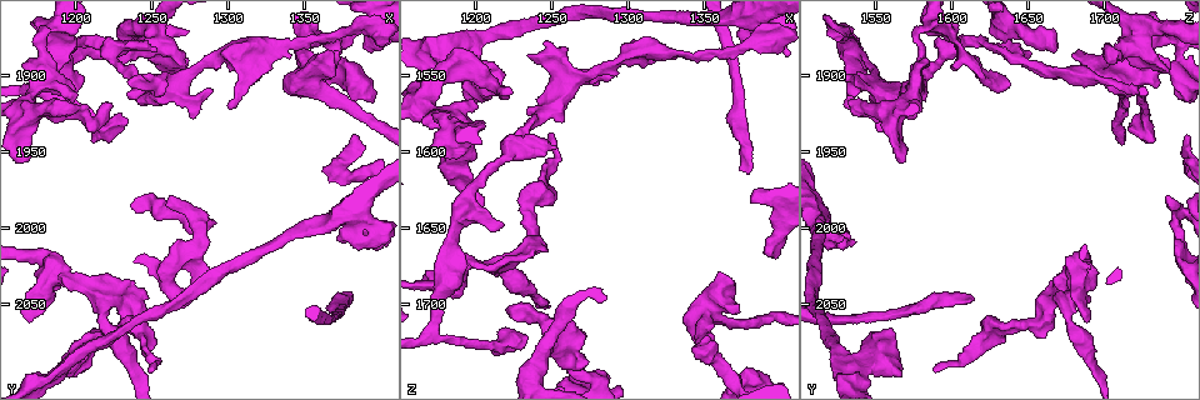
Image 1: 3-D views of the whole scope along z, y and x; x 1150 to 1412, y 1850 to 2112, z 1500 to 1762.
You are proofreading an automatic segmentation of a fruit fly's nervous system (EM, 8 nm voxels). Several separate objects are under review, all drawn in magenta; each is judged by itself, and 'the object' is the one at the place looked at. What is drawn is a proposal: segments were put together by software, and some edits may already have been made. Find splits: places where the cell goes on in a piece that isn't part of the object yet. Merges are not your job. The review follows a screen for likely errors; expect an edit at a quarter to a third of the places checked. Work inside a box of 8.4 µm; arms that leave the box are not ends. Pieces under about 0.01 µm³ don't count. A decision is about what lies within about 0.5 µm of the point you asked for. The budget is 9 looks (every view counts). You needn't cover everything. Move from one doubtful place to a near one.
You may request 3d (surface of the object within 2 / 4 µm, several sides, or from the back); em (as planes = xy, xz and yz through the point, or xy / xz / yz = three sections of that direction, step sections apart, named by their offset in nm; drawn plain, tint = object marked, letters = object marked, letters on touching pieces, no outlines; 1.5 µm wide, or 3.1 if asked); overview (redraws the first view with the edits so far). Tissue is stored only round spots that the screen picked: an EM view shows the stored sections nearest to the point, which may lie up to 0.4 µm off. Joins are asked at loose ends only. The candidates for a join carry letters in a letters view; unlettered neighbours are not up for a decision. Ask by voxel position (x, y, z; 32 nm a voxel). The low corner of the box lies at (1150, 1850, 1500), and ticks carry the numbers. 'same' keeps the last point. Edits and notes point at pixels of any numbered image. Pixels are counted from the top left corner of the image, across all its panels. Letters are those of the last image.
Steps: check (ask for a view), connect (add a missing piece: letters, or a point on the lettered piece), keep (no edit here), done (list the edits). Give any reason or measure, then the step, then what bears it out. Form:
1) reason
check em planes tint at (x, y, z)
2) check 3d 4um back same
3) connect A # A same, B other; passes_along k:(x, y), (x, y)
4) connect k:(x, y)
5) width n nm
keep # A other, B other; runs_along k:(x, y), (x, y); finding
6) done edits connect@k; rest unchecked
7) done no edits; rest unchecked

branch stops here
check em xy step 4 tint at (1256, 1898, 1740)

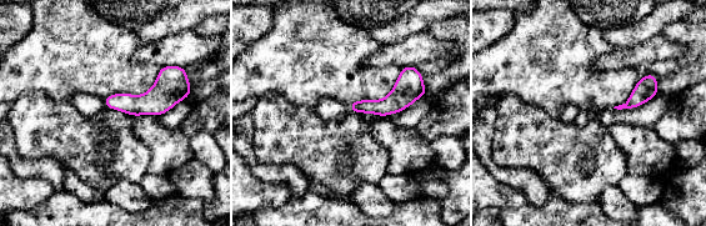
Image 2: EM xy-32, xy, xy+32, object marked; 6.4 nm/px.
another direction
check em planes letters same

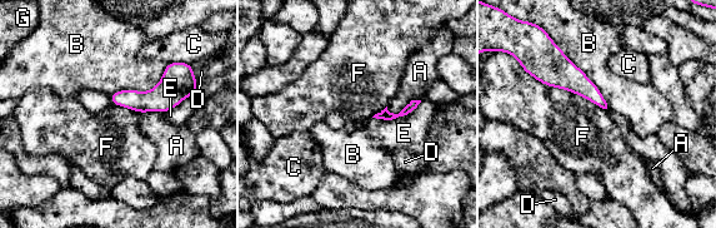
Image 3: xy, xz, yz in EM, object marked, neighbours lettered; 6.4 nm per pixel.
keep # A other, B other, C other, D other, E other, F other, G other; no lettered piece goes on from it

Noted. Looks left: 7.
free end
check 3d 4um at (1214, 1942, 1734)

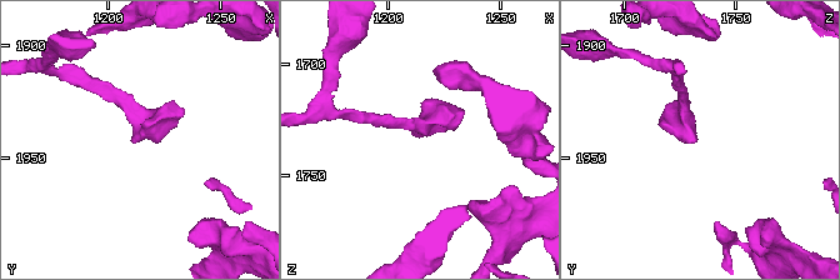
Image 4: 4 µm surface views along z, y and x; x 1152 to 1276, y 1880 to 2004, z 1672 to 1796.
arm_widths 160, 240 nm; shape alone is not enough
check em planes letters at (1213, 1942, 1733)

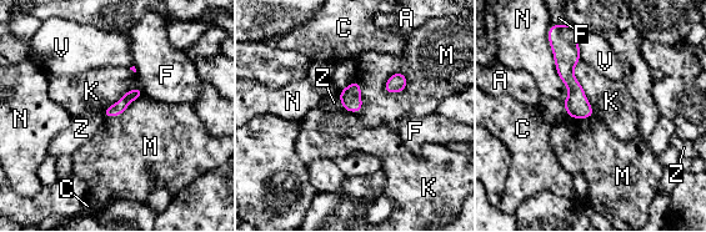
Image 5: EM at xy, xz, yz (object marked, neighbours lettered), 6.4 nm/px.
longest_contact N 420 nm
keep # A other, C other, F other, K other, M other, N other, V other, Z other; border 5:(580, 59), (572, 74), (594, 115); none of them fits

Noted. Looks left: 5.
an open end
check em planes plain at (1170, 2062, 1688)

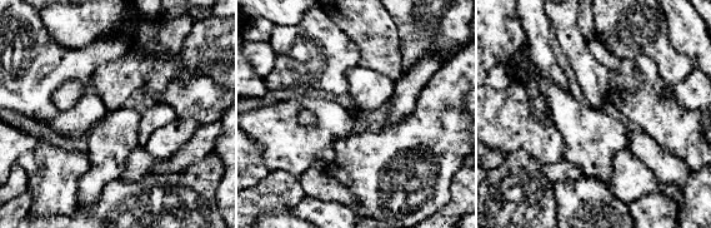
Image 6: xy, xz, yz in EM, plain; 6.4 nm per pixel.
check em planes tint same

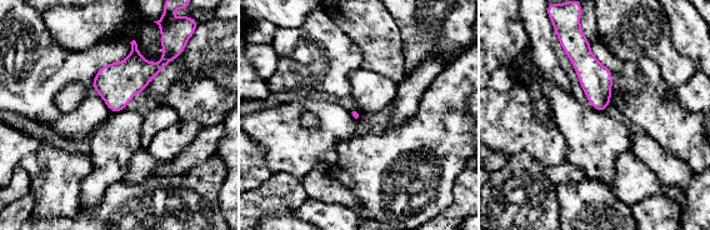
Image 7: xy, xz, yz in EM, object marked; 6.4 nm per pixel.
check em planes letters same

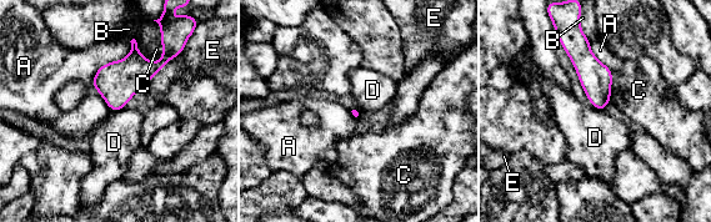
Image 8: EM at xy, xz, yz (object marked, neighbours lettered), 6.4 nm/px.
keep # A other, B other, C other, D other, E other; none of them fits

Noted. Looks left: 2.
branch stops here
check em planes letters at (1300, 1920, 1532)

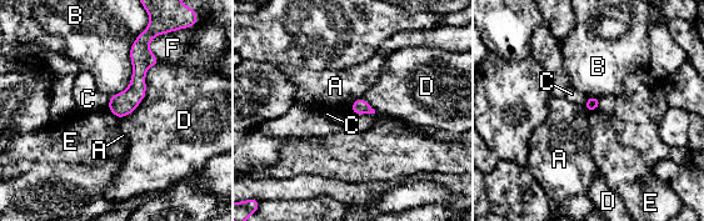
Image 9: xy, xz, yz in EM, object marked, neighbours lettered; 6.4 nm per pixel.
longest_contact B 500 nm
keep # A other, B other, C other, D other, E other, F other; border 9:(600, 105), (589, 112); none of them fits

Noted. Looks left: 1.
done no edits; rest unchecked

